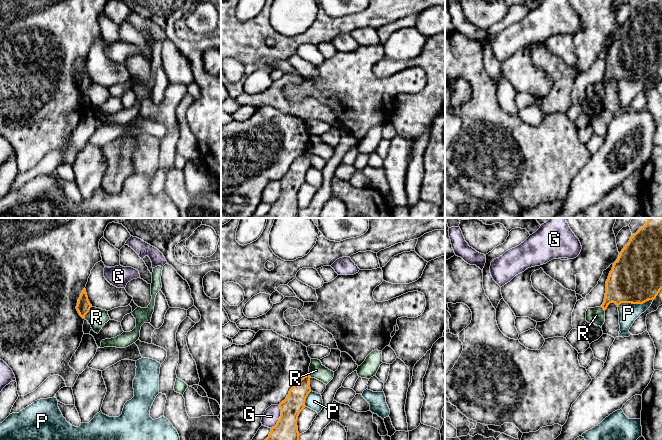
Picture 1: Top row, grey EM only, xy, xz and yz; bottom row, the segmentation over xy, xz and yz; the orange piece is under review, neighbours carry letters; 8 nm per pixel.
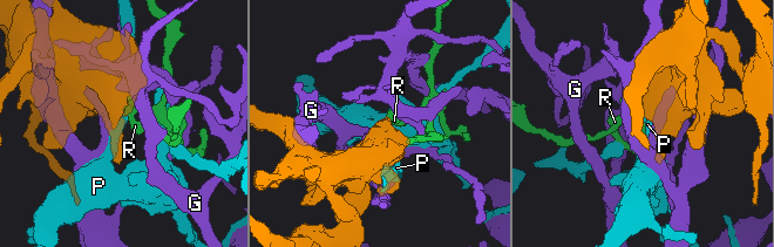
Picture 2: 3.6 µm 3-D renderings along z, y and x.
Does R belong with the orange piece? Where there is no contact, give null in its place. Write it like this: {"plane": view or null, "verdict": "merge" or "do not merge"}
{"plane": "xy", "verdict": "do not merge"}

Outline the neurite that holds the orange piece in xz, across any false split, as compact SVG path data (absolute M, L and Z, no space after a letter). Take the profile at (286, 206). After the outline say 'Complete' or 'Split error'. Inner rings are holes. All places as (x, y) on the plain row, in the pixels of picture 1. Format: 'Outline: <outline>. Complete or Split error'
Outline: M309 151L304 152L290 165L286 175L279 180L279 197L271 204L269 212L263 218L299 218L297 196L306 183L305 177L311 168L310 154Z. Complete

